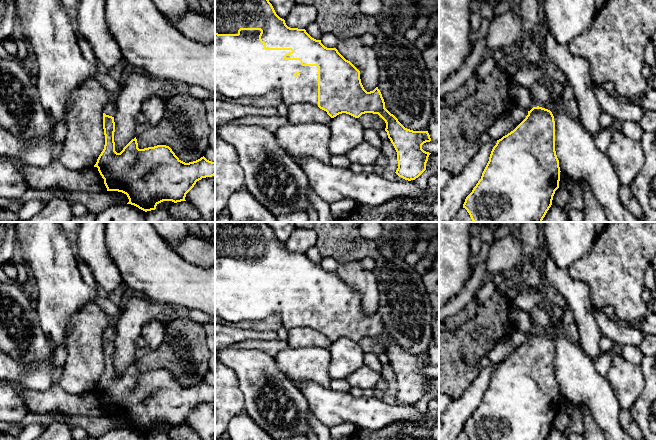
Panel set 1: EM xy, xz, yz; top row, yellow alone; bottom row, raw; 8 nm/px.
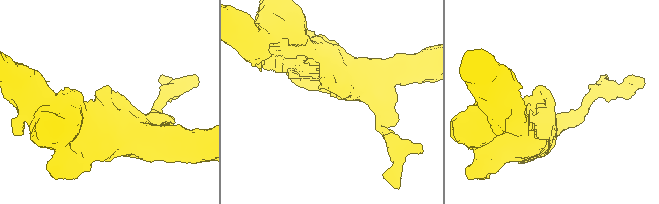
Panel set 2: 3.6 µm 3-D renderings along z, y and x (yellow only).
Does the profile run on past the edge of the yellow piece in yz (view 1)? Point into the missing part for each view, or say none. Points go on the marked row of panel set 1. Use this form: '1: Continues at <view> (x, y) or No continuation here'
1: No continuation here

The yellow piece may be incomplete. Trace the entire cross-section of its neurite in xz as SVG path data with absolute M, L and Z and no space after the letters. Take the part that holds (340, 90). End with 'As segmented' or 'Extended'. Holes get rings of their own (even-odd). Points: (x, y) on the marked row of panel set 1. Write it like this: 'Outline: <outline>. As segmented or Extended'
Outline: M215 0L215 93L224 95L227 98L242 98L245 96L263 96L272 90L280 91L282 103L284 103L287 107L292 104L313 104L315 107L319 107L320 109L326 111L331 118L334 118L342 113L349 114L355 118L359 118L365 113L378 114L385 121L385 131L387 132L388 138L397 152L398 168L395 173L399 177L411 181L418 178L426 170L426 163L431 153L424 151L422 149L422 145L431 141L428 131L413 131L405 128L398 121L398 119L385 108L385 102L378 87L376 87L373 91L367 92L361 83L360 71L350 61L346 60L336 48L325 47L321 43L321 40L312 38L305 29L288 27L285 20L276 14L269 0Z. Extended

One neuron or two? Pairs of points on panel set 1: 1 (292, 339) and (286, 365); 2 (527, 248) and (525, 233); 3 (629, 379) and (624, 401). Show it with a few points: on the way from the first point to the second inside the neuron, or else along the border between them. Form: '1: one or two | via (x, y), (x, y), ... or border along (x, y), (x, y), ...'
1: two | border along (313, 345), (288, 347)
2: one | via (527, 244), (527, 237)
3: one | via (628, 384), (626, 396)

